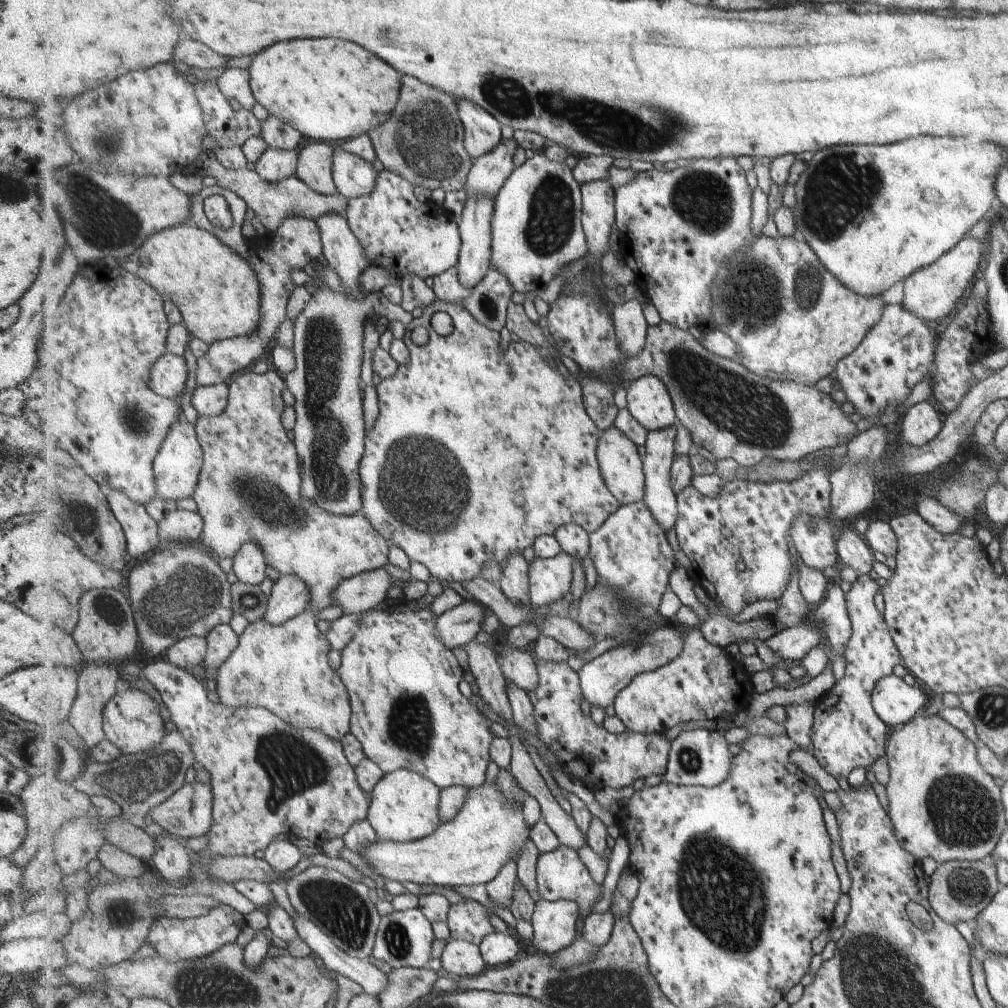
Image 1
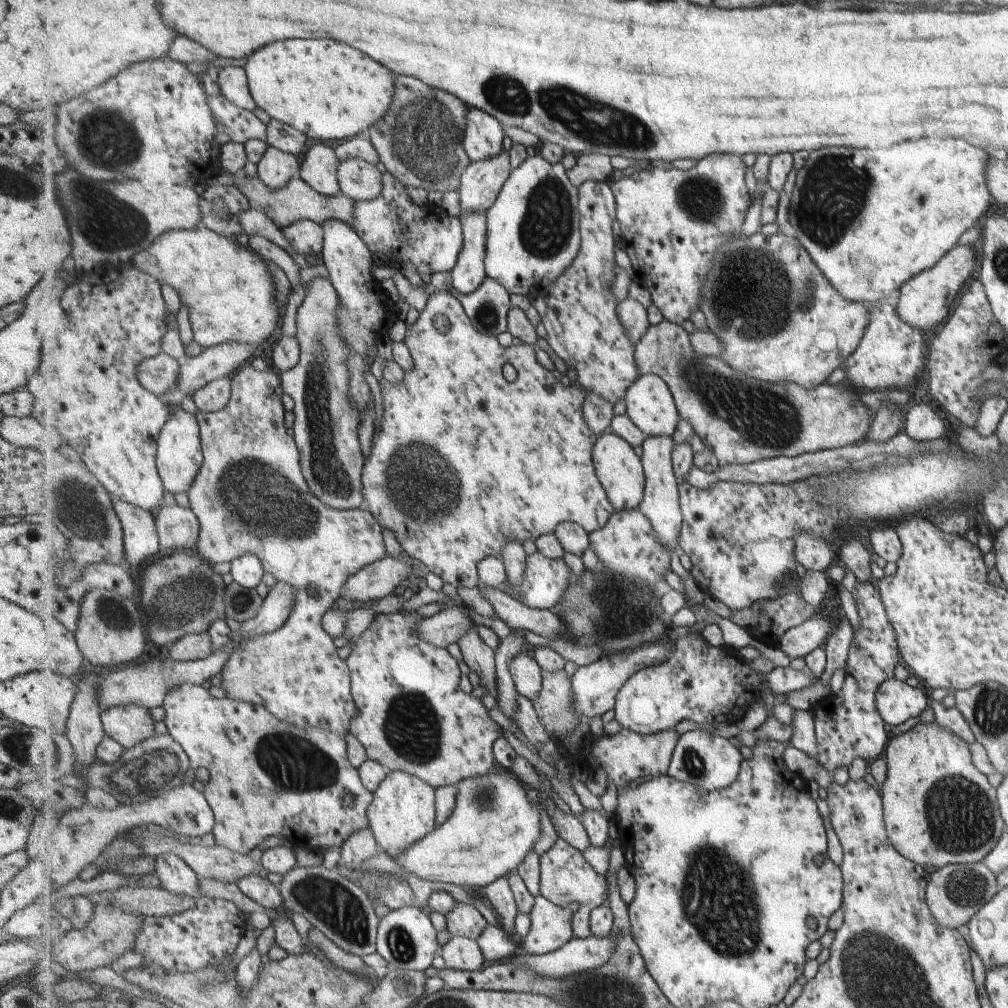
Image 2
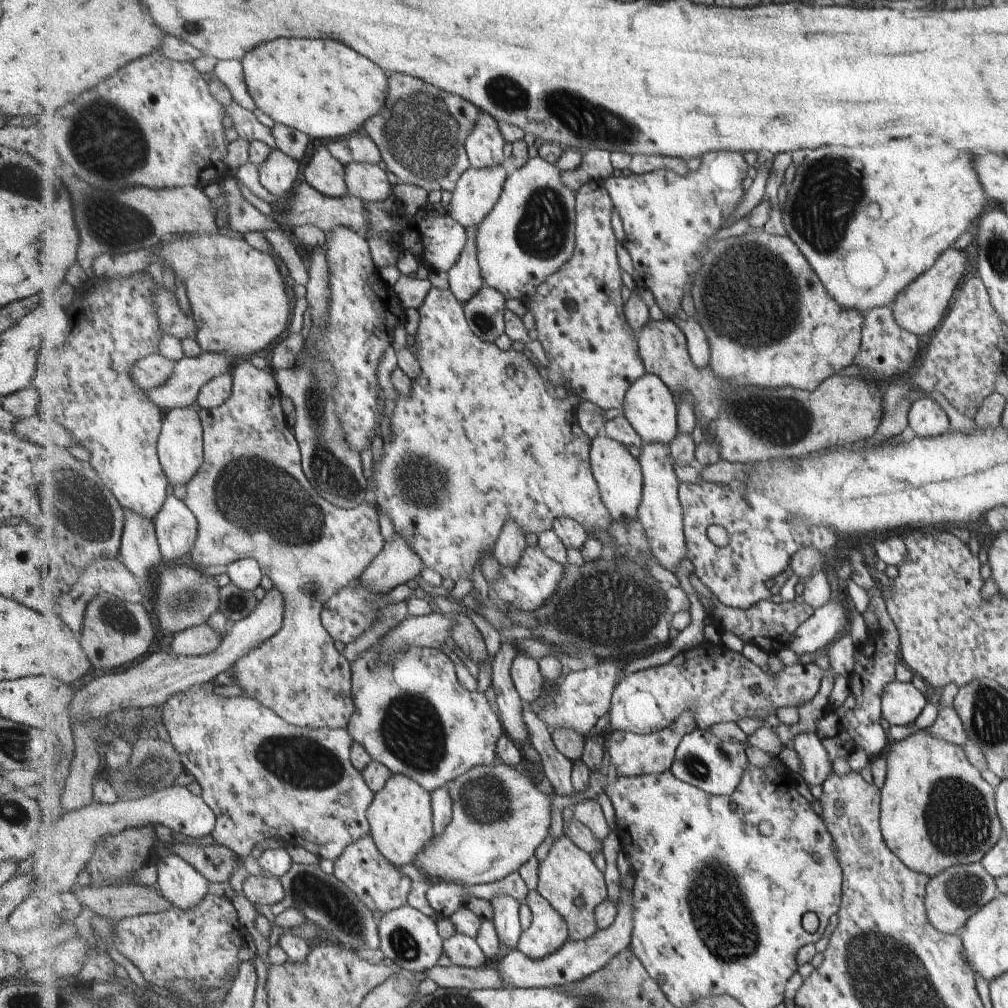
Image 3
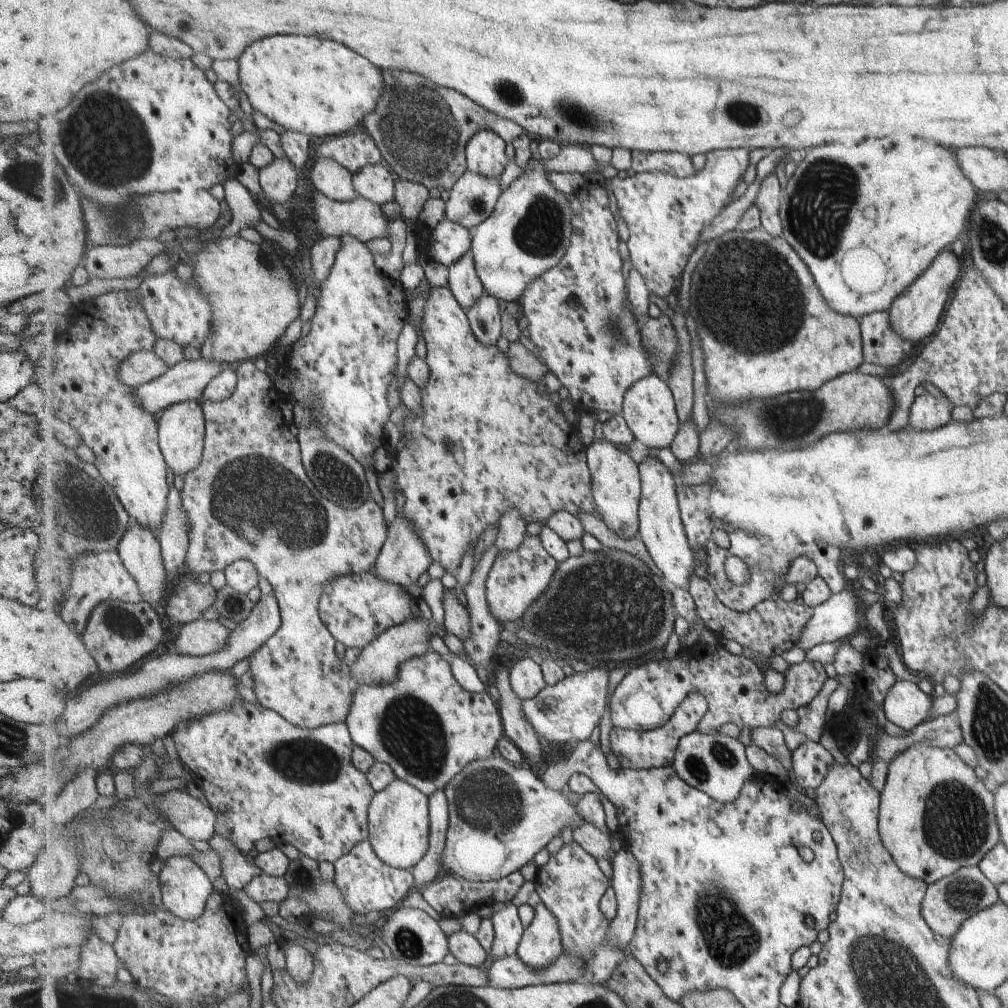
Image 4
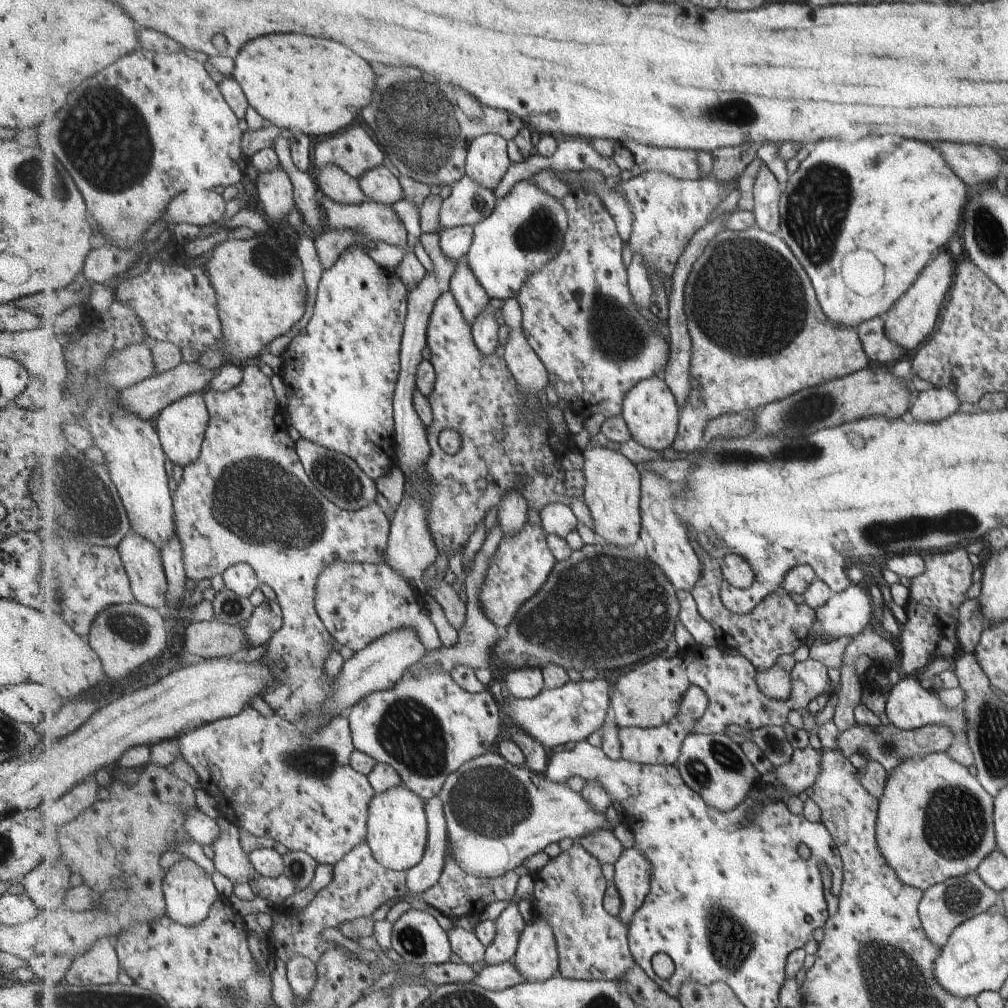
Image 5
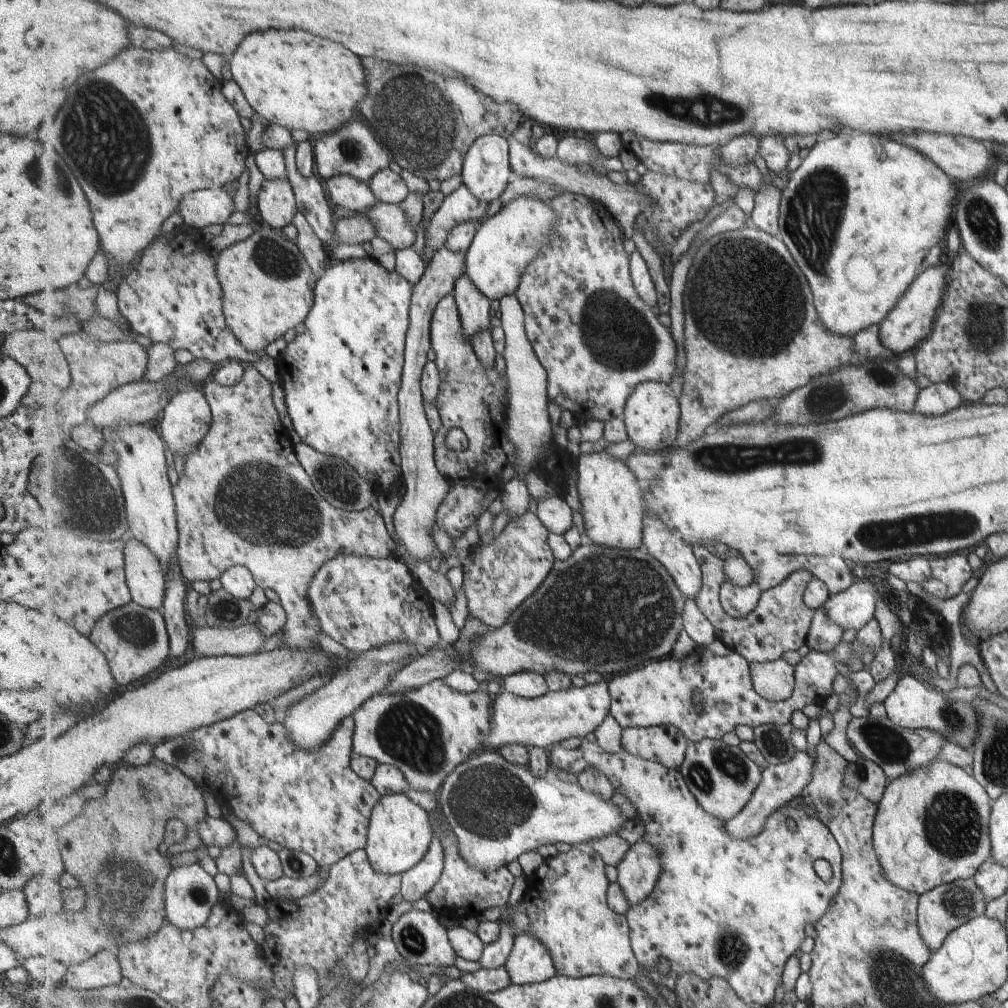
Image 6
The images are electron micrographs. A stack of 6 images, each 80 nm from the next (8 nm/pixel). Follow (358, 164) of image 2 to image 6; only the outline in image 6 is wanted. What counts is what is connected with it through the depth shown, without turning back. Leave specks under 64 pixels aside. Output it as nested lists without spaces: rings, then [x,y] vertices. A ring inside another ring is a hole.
[[[388,168],[374,174],[367,184],[379,201],[392,205],[401,204],[410,192],[405,179]]]

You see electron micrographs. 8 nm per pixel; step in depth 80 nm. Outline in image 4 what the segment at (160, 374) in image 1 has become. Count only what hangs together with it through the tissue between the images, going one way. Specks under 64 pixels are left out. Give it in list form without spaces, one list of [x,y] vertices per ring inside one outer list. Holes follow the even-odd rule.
[[[142,351],[132,354],[122,362],[120,379],[132,389],[162,377],[171,368],[163,356],[153,351]]]

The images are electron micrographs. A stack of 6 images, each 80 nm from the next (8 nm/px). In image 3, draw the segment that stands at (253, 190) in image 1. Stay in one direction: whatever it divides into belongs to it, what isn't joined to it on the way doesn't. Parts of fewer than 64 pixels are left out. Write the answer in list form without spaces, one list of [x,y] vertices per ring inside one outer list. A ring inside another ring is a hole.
[[[306,181],[301,182],[290,200],[287,210],[277,215],[281,223],[287,223],[294,228],[311,224],[321,228],[327,235],[333,234],[339,226],[346,226],[349,230],[355,230],[357,234],[363,235],[367,239],[369,230],[371,230],[371,218],[367,218],[367,203],[361,198],[343,196],[343,198],[331,198],[316,190],[311,184]]]

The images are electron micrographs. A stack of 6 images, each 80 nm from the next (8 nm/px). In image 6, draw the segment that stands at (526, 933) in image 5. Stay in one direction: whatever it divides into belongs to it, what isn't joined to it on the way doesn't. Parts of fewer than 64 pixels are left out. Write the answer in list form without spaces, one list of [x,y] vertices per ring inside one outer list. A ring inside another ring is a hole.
[[[533,931],[517,934],[506,967],[516,985],[540,983],[558,974],[550,948]]]

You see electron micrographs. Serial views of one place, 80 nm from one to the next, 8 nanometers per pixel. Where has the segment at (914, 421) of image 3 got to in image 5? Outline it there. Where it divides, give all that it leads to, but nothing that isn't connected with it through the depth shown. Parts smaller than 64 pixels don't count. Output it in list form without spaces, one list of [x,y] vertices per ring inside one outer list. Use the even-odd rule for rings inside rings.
[[[931,388],[914,393],[909,406],[908,419],[922,423],[934,423],[957,411],[958,398],[946,388]]]

